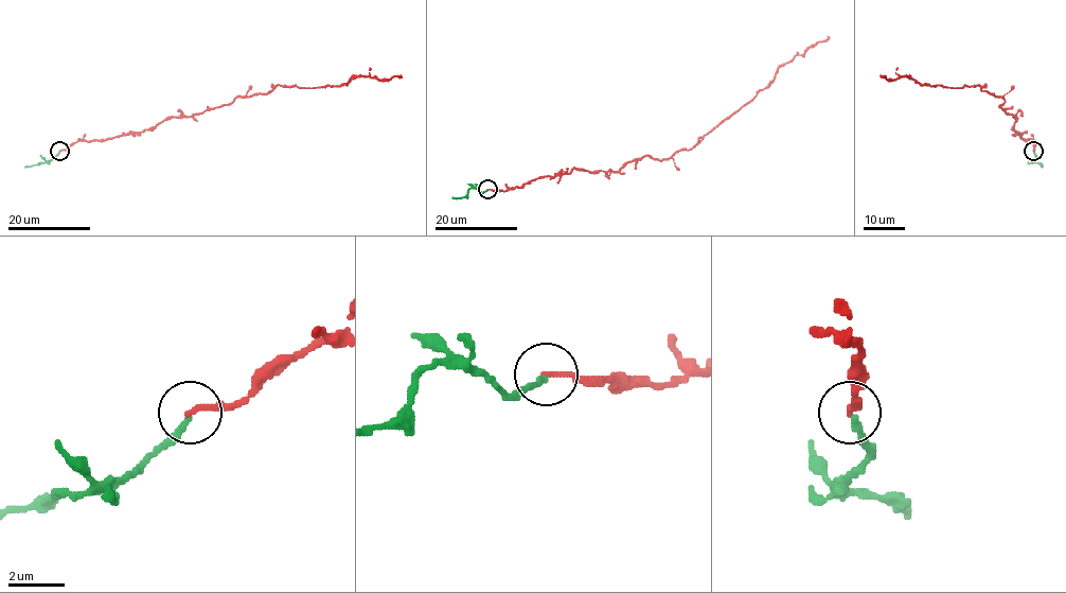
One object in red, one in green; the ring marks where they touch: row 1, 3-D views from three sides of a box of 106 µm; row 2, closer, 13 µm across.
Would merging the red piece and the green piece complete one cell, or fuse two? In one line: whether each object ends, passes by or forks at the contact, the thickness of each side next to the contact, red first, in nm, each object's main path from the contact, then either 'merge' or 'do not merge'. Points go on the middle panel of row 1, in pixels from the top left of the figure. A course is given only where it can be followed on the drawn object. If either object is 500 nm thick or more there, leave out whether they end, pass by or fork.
red ends; green ends; calibres 200 and 260 nm; course red (487, 190), (691, 150), (828, 36); course green (487, 190), (481, 192), (473, 188), (464, 196), (452, 196); merge

